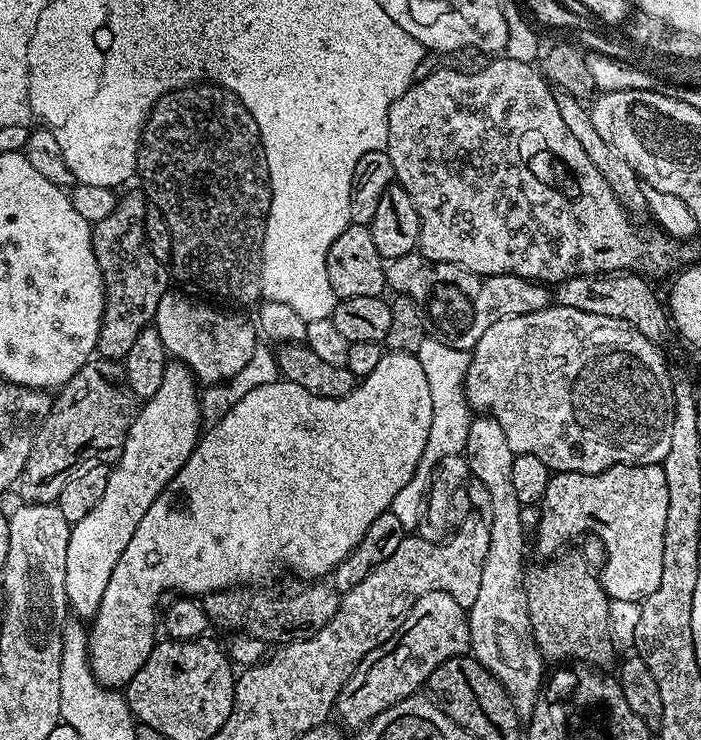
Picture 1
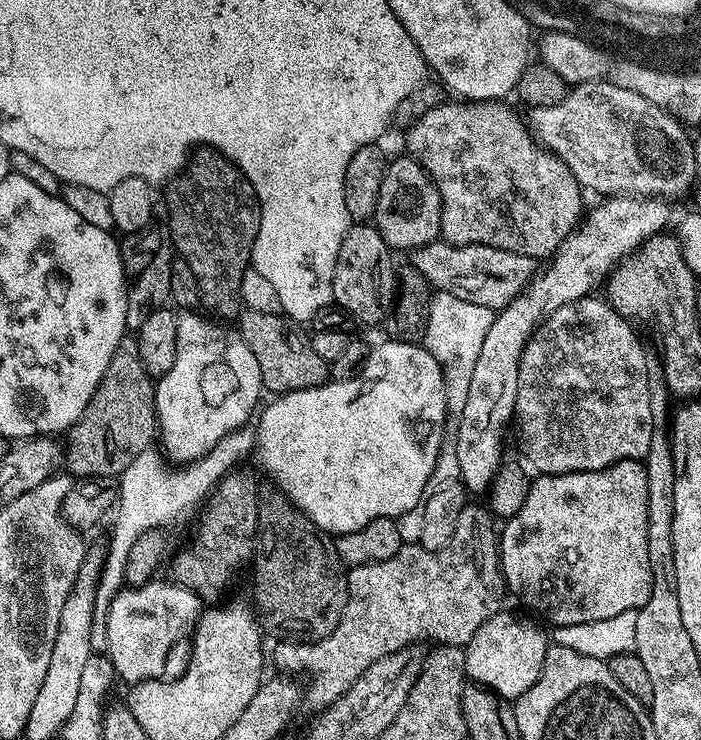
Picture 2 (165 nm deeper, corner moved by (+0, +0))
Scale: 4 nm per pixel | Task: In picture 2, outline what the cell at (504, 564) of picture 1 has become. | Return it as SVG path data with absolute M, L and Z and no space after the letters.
M609 196L599 201L596 209L589 211L580 223L562 242L562 246L547 261L548 264L539 269L533 276L528 289L521 296L514 298L514 302L499 309L492 317L490 330L486 330L486 339L482 341L482 351L478 354L478 362L474 365L474 374L470 378L470 391L466 397L466 406L458 413L460 420L456 424L456 441L454 447L458 454L460 480L469 493L487 493L492 487L492 479L496 471L502 467L504 456L504 431L508 424L513 423L516 414L516 399L518 398L518 366L522 362L522 350L539 324L549 312L566 306L572 300L582 300L589 295L591 288L596 288L608 278L612 269L624 257L635 252L640 245L645 244L652 236L661 235L668 223L671 225L672 208L667 199L654 196Z

